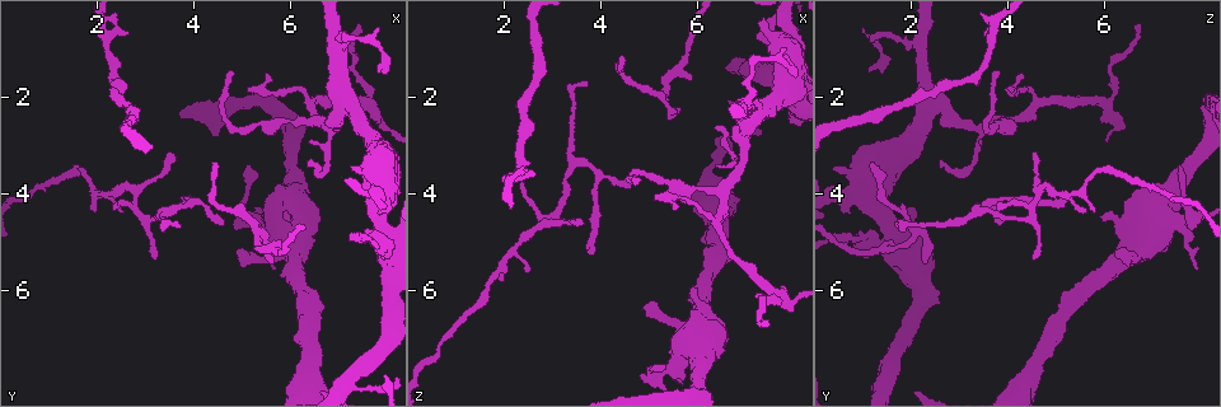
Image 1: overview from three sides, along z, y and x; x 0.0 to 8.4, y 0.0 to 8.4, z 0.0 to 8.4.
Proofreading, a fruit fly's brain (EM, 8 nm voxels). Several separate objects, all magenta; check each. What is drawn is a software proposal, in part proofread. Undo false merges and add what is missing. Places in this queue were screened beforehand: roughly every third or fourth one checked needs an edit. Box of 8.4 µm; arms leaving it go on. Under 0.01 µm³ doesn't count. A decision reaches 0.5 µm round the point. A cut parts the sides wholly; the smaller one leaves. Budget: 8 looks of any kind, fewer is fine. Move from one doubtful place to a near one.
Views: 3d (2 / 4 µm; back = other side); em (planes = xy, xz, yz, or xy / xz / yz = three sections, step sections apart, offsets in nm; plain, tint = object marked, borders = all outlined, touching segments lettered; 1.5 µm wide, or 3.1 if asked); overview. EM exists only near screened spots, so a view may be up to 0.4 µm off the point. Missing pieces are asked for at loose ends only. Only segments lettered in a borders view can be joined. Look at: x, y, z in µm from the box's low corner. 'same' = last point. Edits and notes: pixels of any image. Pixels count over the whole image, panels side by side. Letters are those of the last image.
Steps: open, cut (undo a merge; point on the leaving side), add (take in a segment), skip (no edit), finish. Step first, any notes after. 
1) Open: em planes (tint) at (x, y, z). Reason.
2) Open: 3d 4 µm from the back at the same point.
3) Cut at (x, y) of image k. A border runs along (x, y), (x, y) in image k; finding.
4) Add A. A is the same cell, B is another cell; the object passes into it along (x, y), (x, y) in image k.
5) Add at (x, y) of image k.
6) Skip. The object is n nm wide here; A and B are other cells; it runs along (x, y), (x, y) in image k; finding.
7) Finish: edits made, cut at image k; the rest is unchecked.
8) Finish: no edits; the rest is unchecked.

Open: 3d 4 µm at (5.65, 5.40, 2.35). An open end.

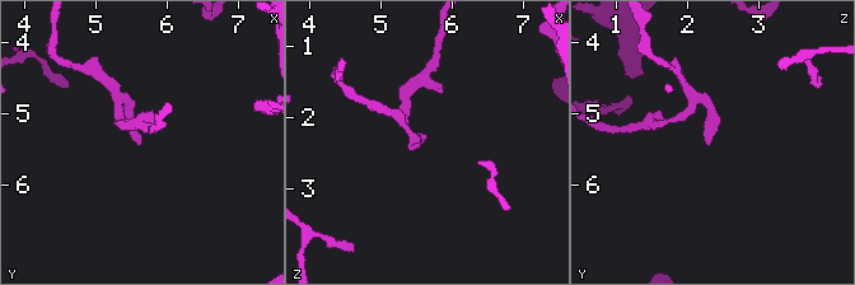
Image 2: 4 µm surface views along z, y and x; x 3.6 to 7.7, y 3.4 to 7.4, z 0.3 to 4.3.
Open: em planes (borders) at (5.60, 5.45, 2.35). Need the tissue.

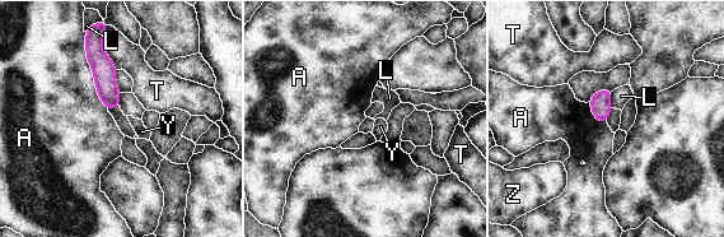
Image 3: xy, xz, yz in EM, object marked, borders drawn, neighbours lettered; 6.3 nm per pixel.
Skip. A, L, T, Y and Z are other cells; a border runs along (84, 42), (97, 96), (107, 110) in image 3; none of them fits.

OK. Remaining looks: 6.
Open: 3d 4 µm at (4.60, 4.60, 3.80). Tapers out.

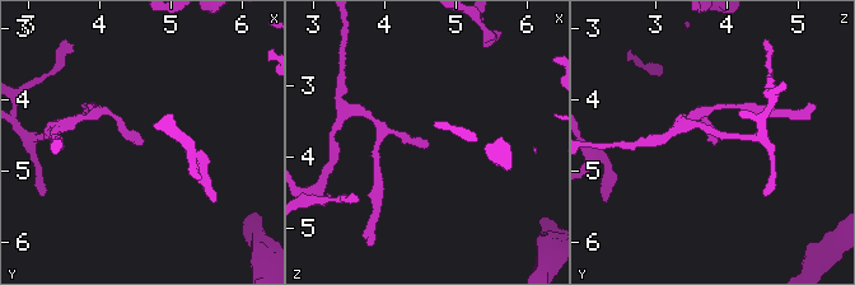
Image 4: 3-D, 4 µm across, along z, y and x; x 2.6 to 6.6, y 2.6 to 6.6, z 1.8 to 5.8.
Open: em planes (borders) at (4.65, 4.60, 3.85).

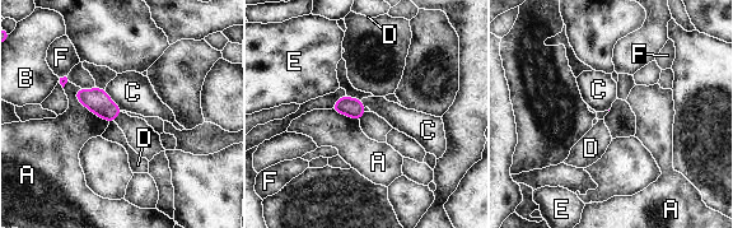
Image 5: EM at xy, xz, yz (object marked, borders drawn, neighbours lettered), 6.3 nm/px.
Skip. The longest contact is with A, 300 nm; A, B, C, D, E and F are other cells; a border runs along (104, 91), (122, 110) in image 5; no lettered segment goes on from it.

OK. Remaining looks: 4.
Open: em yz step 4 (tint) at (5.55, 1.90, 4.10). Sharp bend.

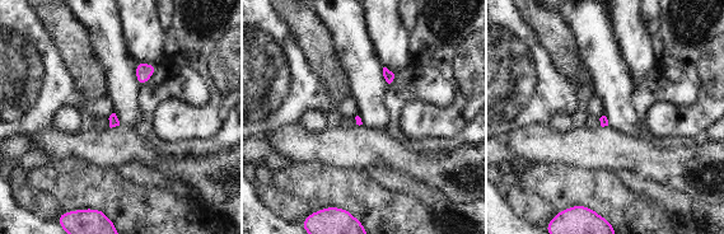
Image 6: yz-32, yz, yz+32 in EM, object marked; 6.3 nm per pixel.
Open: em planes (tint) at the same point.

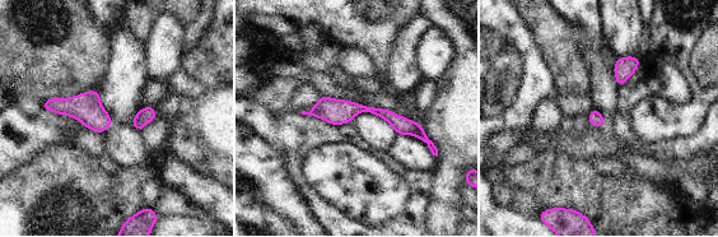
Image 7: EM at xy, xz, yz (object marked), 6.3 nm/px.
Open: em planes (borders) at the same point.

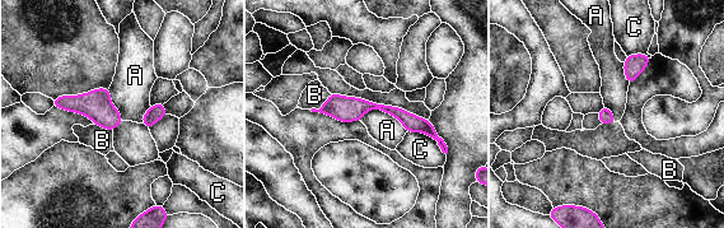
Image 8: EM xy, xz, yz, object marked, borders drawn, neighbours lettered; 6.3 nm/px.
Skip. A, B and C are other cells; a border runs along (359, 120), (377, 108), (407, 131) in image 8; all the same cell.

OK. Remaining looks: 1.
Finish: no edits; the rest is unchecked.

